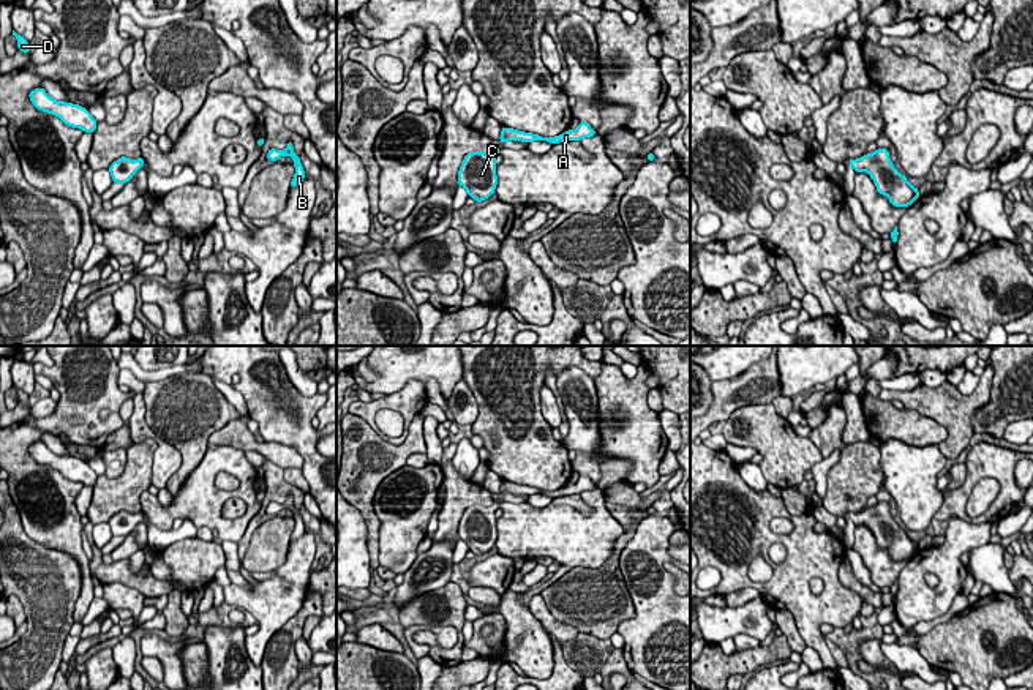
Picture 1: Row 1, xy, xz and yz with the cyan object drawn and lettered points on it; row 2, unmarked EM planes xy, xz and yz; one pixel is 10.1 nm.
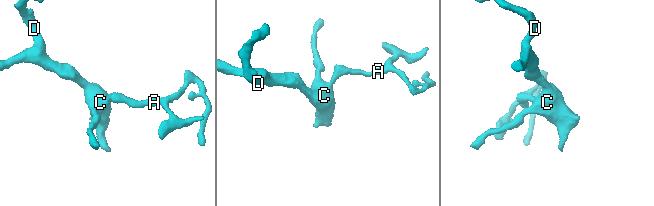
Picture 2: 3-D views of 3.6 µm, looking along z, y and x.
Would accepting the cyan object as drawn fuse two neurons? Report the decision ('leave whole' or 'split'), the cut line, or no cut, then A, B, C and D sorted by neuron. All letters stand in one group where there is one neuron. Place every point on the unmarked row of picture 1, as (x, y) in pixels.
leave whole | no cut | A B C D

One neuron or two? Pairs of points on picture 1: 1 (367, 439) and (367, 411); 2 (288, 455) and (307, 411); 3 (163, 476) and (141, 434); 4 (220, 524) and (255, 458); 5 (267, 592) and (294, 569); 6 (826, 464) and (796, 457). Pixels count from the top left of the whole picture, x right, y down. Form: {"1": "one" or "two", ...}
{"1": "two", "2": "two", "3": "one", "4": "two", "5": "one", "6": "two"}

